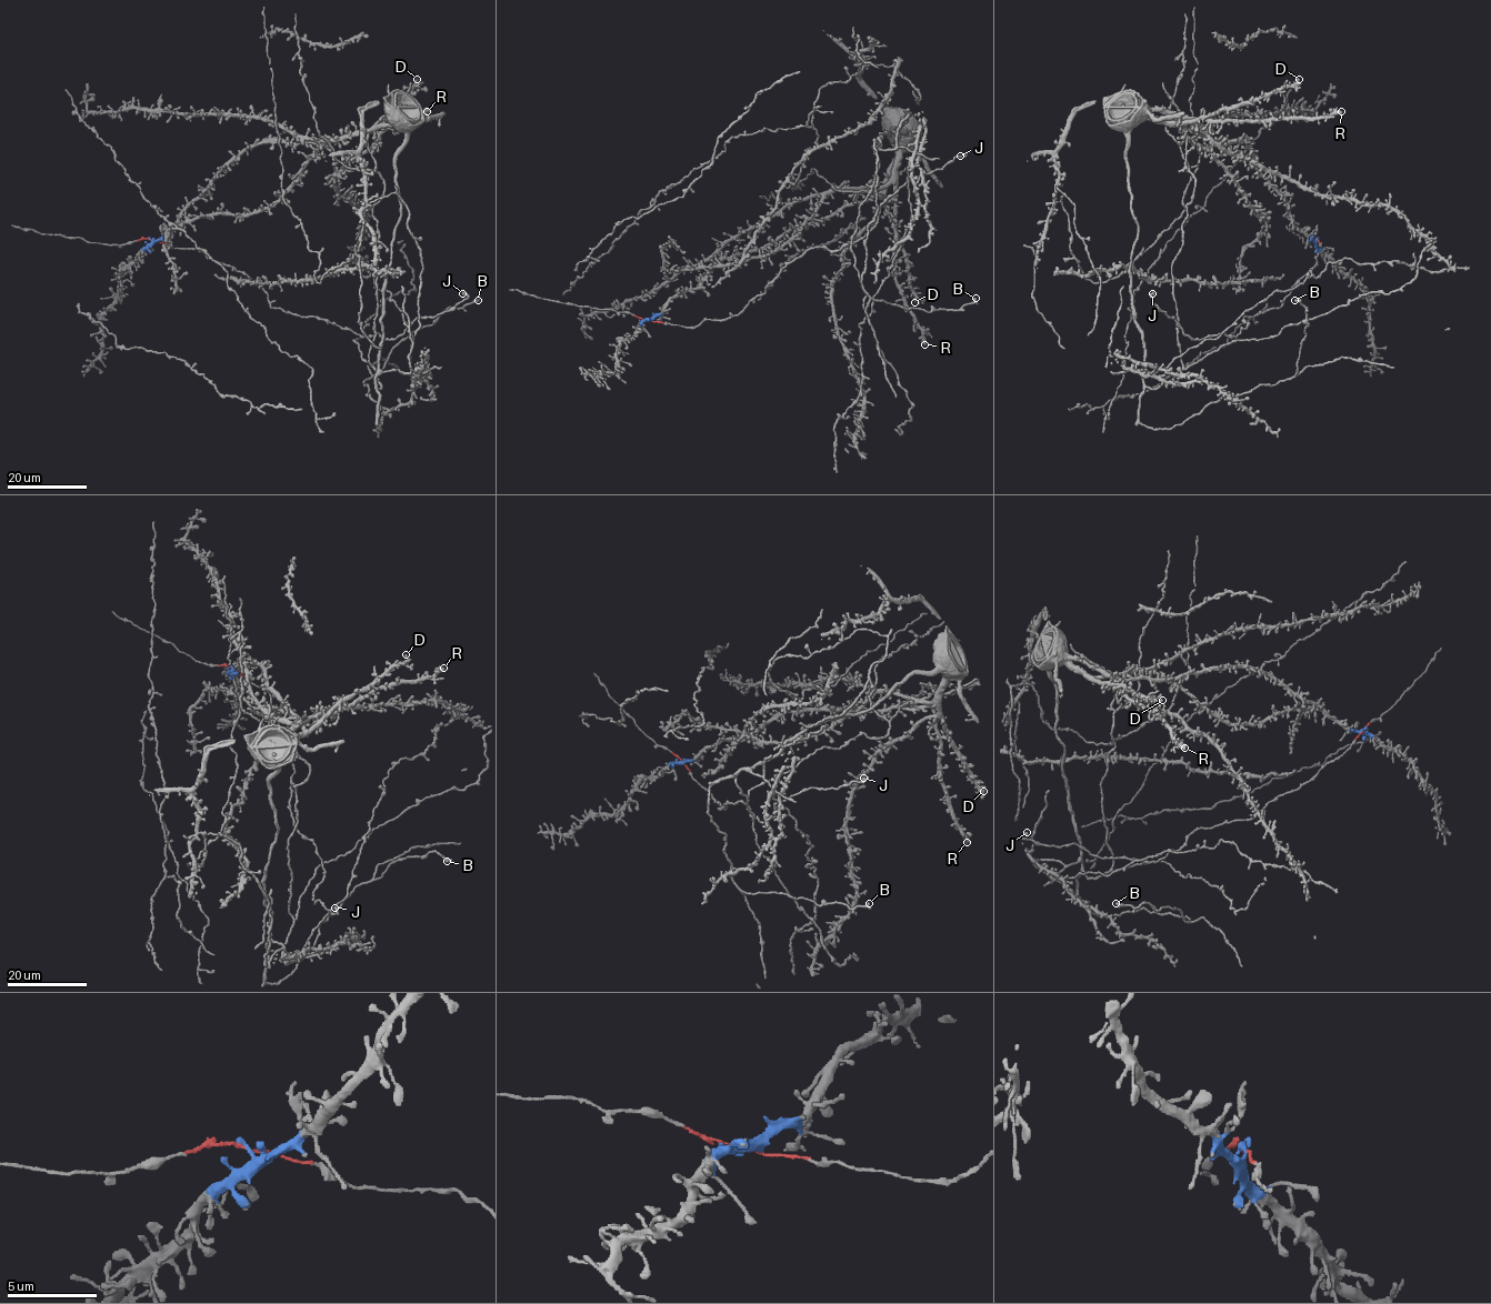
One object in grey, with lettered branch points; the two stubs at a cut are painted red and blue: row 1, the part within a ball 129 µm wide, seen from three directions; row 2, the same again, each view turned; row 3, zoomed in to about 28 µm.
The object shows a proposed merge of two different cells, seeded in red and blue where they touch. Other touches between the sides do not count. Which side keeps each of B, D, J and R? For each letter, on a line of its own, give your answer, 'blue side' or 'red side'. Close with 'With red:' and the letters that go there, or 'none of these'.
B: blue side
D: blue side
J: red side
R: blue side
With red: J

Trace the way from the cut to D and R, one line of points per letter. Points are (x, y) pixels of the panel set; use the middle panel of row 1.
D: (649, 320), (680, 292), (696, 289), (723, 259), (771, 246), (794, 228), (880, 194), (894, 203), (914, 302)
R: (649, 320), (723, 259), (880, 194), (896, 282), (923, 344)

